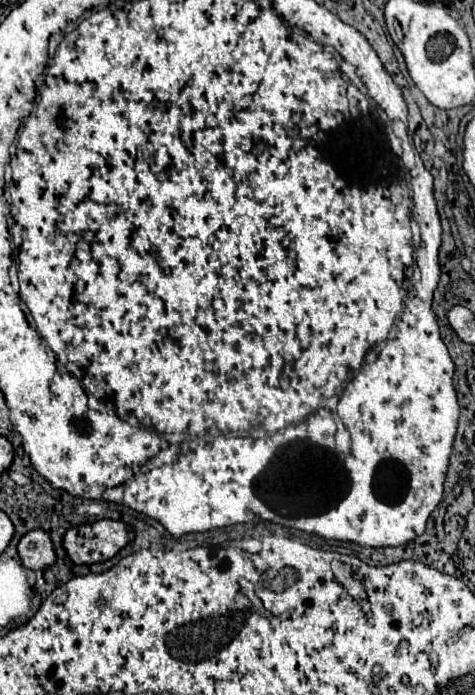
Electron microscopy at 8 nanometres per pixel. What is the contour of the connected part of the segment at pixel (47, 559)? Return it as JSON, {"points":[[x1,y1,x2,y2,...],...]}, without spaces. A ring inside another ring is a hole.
{"points":[[36,529,36,531,28,531,20,541,18,541,18,555,22,559,22,565,26,569,46,569,56,561,54,549,52,549,52,541,50,537]]}

